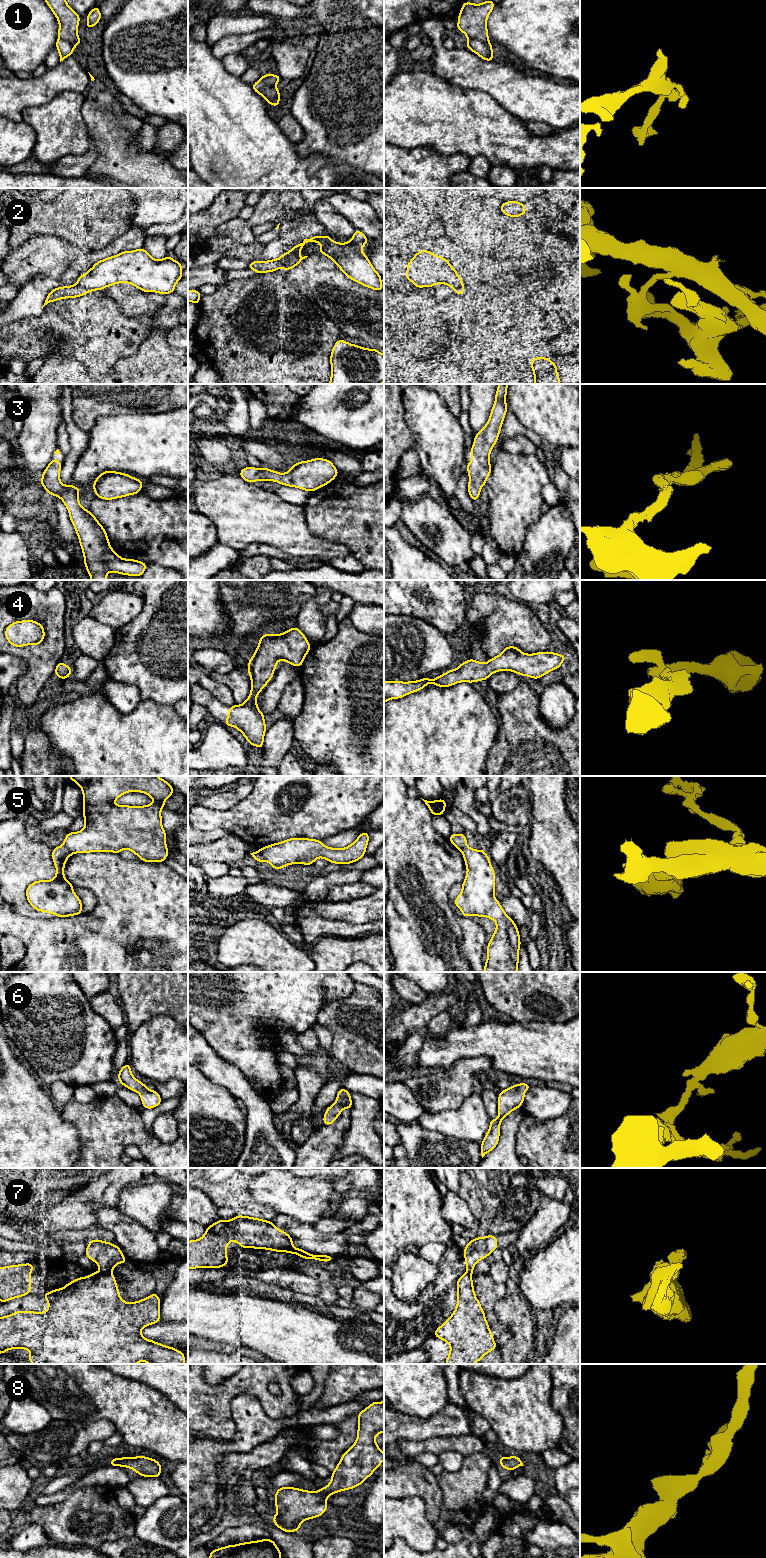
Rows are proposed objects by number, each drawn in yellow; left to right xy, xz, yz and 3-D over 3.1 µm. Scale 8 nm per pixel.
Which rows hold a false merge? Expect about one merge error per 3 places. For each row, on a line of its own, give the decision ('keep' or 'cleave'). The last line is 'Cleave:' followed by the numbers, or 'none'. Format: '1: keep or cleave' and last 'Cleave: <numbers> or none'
1: cleave
2: cleave
3: keep
4: keep
5: cleave
6: keep
7: cleave
8: keep
Cleave: 1, 2, 5, 7

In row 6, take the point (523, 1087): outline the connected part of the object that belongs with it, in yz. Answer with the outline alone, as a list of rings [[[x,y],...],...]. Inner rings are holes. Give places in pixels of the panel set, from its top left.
[[[519,1083],[512,1085],[506,1090],[502,1090],[498,1095],[498,1114],[499,1117],[490,1120],[490,1127],[481,1143],[482,1158],[492,1151],[499,1142],[500,1124],[504,1119],[516,1108],[520,1108],[525,1101],[524,1093],[531,1087],[527,1083]]]

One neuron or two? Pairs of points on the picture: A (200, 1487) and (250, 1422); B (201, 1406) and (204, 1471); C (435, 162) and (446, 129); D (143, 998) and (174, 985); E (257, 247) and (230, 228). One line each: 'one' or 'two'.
A: one
B: two
C: two
D: one
E: two

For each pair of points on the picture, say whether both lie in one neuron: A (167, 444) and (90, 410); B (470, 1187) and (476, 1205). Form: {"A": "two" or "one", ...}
{"A": "two", "B": "one"}

